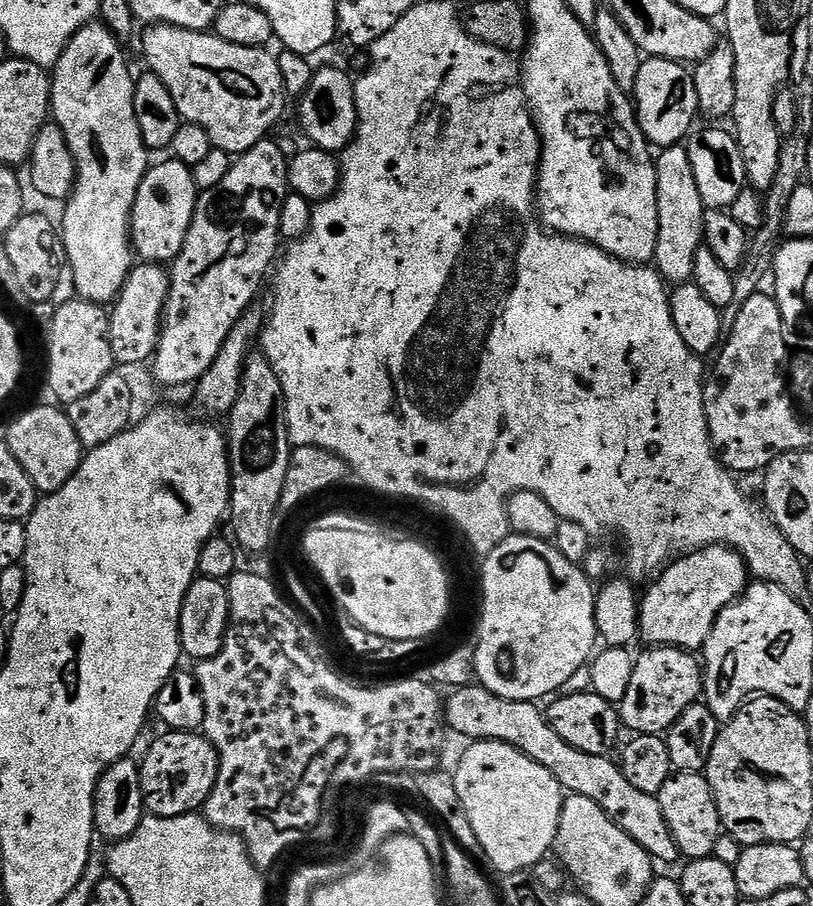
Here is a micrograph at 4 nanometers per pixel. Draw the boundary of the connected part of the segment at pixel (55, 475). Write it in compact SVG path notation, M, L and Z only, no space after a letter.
M32 408L24 412L8 428L6 439L14 458L22 462L22 470L30 474L37 493L56 492L80 469L82 449L67 411L56 408Z

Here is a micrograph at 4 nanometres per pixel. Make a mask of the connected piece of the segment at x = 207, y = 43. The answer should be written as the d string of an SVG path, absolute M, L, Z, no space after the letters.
M149 24L143 30L144 60L148 63L147 67L158 78L162 78L162 82L166 82L166 90L170 90L174 106L178 106L181 121L202 126L202 130L210 134L213 148L220 148L229 154L249 152L271 133L268 131L279 122L280 115L284 112L286 93L282 70L276 56L268 53L267 47L238 46L234 42L226 42L211 31L195 32L169 24Z

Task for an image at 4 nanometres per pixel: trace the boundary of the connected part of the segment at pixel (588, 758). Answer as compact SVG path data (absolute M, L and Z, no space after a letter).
M482 686L457 687L451 694L453 696L447 697L444 706L444 719L451 731L453 728L458 735L469 736L467 739L472 742L493 740L514 746L519 752L526 754L526 758L550 770L550 774L554 774L554 778L565 793L590 798L590 802L598 802L598 806L602 806L608 817L622 830L626 830L626 834L630 834L630 838L634 838L634 842L638 842L638 846L642 846L642 850L646 850L646 854L650 854L653 861L660 863L661 860L664 864L678 863L677 865L681 863L682 857L674 842L674 834L670 834L670 826L666 826L666 817L662 814L659 796L642 794L642 790L636 789L628 781L626 774L622 774L620 765L615 759L598 754L586 754L586 750L578 750L578 746L570 746L570 742L566 742L566 738L560 737L554 731L554 726L550 726L547 715L542 711L539 703L530 700L507 700Z

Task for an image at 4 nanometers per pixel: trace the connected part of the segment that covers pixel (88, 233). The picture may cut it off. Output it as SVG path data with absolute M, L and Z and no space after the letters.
M103 22L82 26L78 34L66 46L62 58L51 69L52 103L51 119L62 130L70 154L76 163L76 185L64 208L64 254L66 268L76 287L75 295L95 304L111 305L126 282L128 272L134 266L134 249L130 239L132 207L138 194L138 186L150 167L150 149L142 142L142 130L138 130L138 118L134 114L134 72L128 69L121 37L116 36Z

